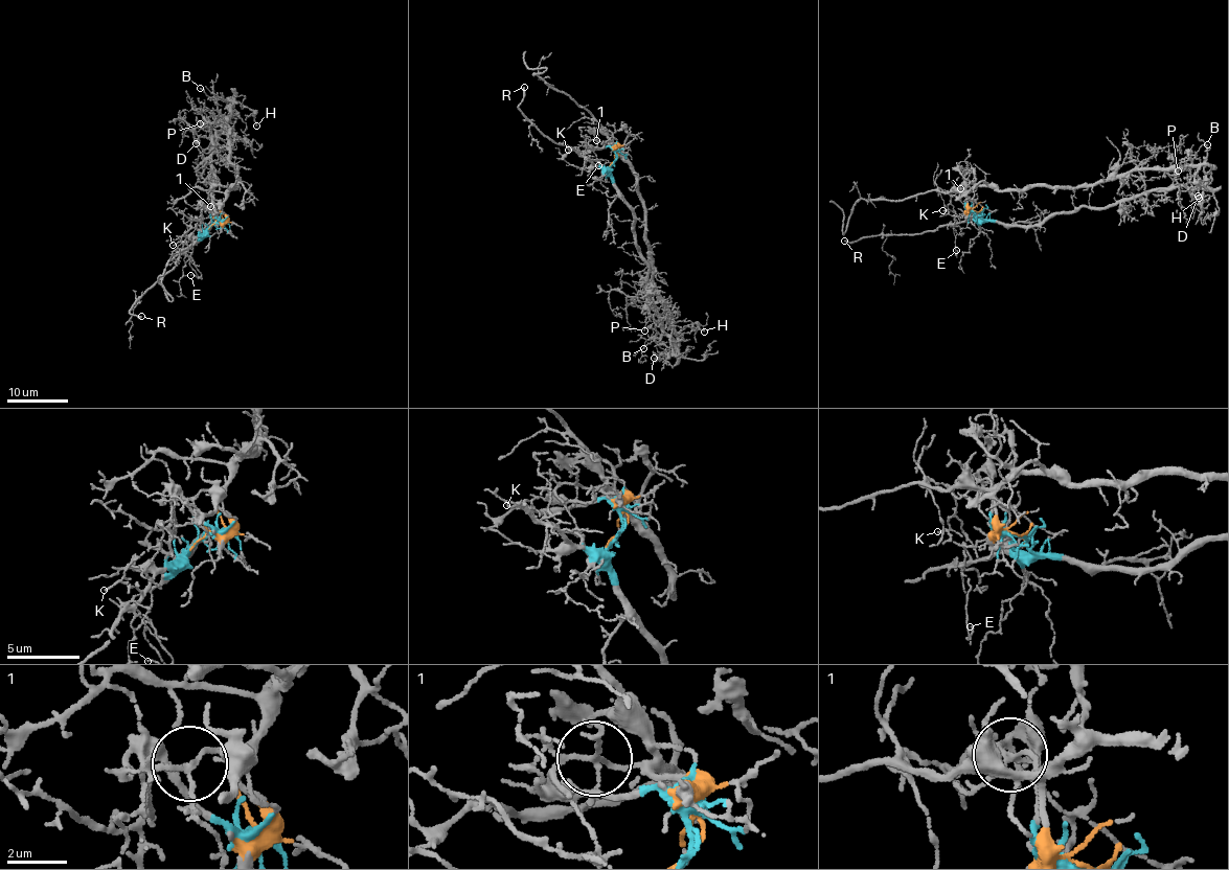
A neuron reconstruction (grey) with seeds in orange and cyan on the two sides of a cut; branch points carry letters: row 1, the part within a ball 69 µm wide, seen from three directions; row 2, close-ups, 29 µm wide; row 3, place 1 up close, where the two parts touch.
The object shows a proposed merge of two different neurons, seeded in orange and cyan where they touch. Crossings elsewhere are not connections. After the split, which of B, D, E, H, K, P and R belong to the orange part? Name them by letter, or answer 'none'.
H, K, P

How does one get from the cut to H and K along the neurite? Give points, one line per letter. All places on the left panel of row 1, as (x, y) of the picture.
H: (213, 223), (225, 219), (221, 204), (237, 182), (227, 158), (227, 109), (239, 102), (251, 110), (256, 126)
K: (213, 223), (224, 221), (224, 213), (217, 204), (202, 208), (197, 224), (172, 246)

